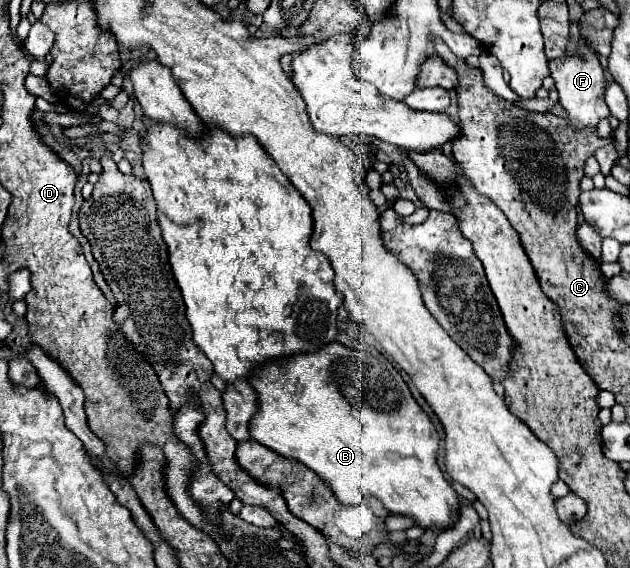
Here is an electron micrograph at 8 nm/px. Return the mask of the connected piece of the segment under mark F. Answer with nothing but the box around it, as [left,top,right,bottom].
[549,39,609,129]

